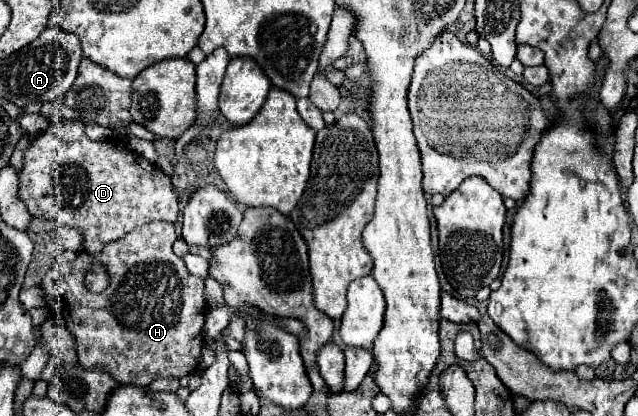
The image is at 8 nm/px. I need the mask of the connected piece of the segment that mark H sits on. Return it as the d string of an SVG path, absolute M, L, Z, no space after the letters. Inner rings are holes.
M148 223L126 233L118 241L110 241L110 245L102 247L98 257L90 257L86 251L82 251L72 263L54 263L46 273L42 289L50 291L58 303L66 305L66 329L76 339L76 351L82 367L106 367L118 383L132 383L142 387L148 387L154 379L160 377L186 377L198 367L200 351L204 345L202 327L206 319L204 279L188 273L184 261L172 251L174 241L174 223ZM92 261L100 261L110 277L110 283L102 293L92 293L84 285L84 275L88 273Z

